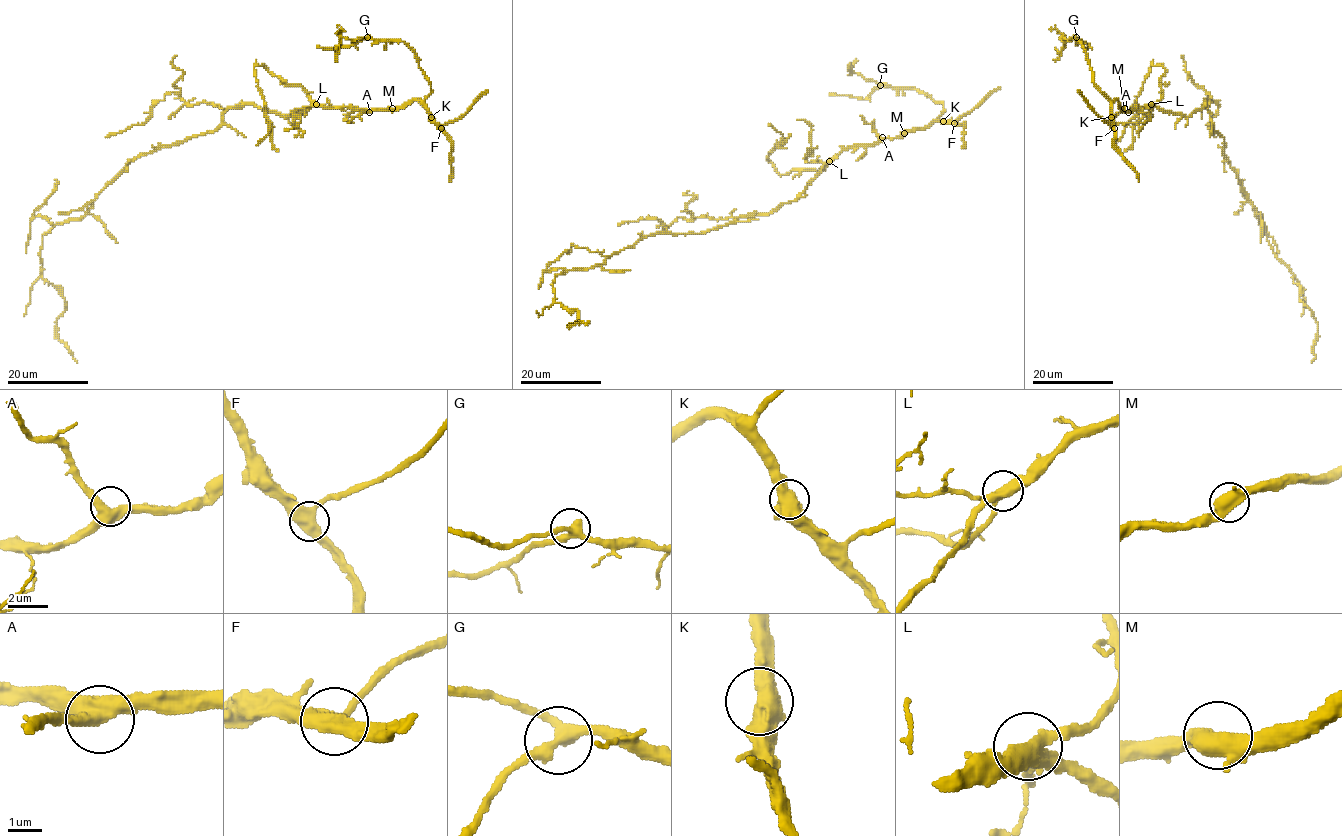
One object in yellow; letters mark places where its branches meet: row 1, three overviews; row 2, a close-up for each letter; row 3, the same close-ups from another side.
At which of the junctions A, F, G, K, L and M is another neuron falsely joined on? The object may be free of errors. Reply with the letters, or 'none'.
none

